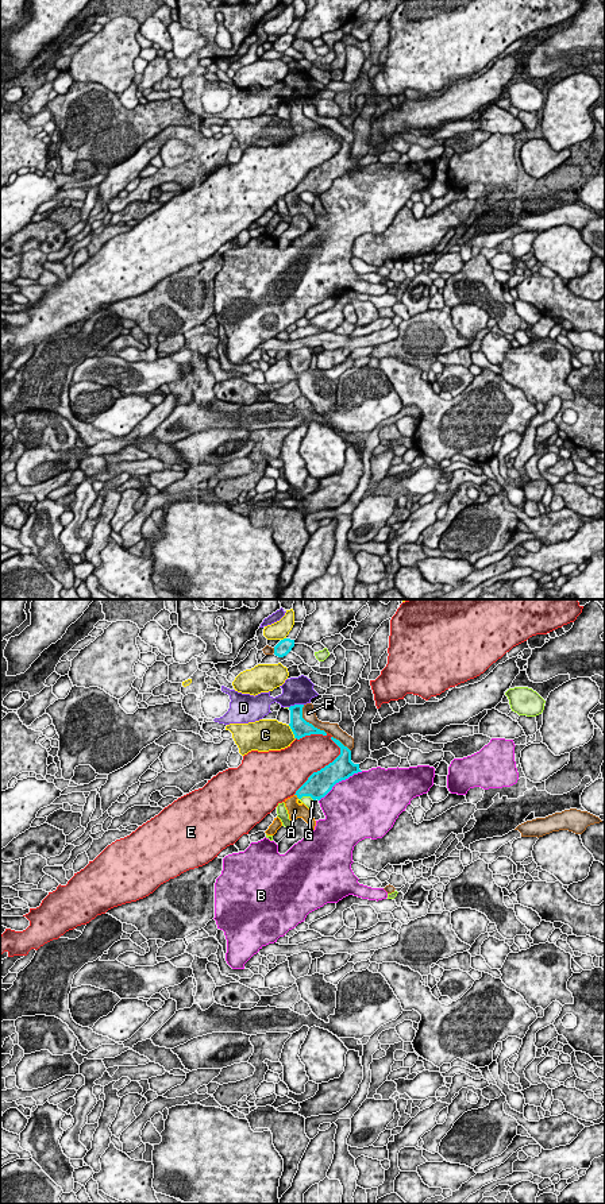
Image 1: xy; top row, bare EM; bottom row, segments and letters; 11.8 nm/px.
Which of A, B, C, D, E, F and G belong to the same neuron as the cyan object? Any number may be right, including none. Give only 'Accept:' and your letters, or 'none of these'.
Accept: A

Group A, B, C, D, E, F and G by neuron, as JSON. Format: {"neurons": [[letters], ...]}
{"neurons": [["A"], ["B"], ["C"], ["D"], ["E"], ["F"], ["G"]]}

